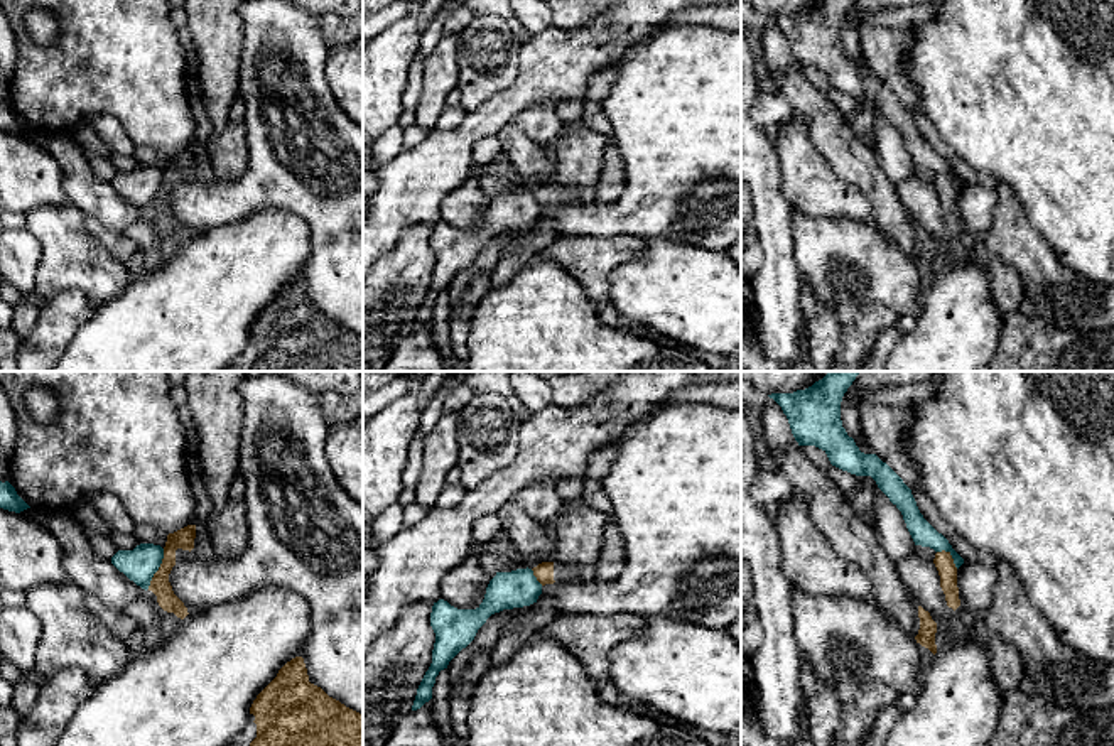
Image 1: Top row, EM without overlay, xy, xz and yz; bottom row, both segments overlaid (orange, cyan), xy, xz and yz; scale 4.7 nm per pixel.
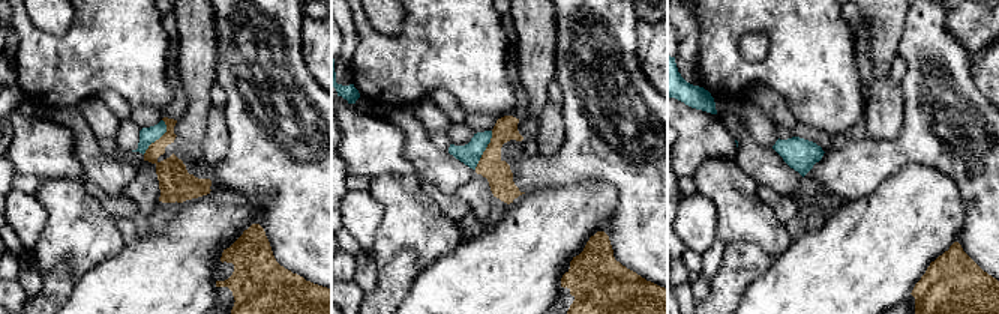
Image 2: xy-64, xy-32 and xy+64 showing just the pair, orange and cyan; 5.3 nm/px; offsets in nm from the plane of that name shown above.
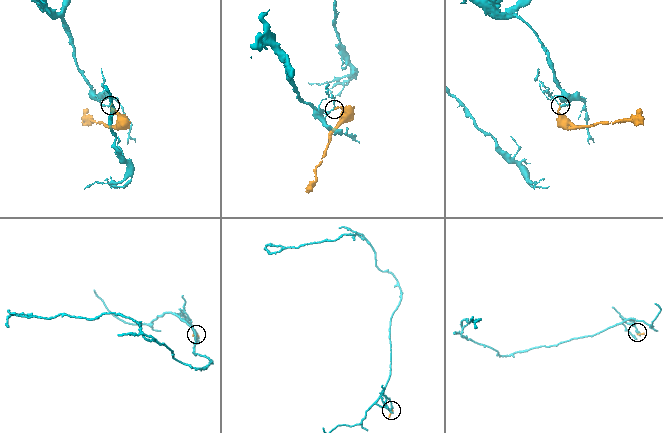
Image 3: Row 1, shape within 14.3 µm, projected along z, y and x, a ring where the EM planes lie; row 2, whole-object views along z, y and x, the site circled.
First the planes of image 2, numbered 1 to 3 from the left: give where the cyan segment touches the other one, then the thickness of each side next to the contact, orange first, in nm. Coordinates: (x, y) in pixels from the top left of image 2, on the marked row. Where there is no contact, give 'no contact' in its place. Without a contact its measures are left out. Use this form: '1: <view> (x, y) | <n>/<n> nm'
1: xy-64 (161, 137) | 170/90 nm
2: xy-32 (485, 150) | 140/120 nm
3: no contact

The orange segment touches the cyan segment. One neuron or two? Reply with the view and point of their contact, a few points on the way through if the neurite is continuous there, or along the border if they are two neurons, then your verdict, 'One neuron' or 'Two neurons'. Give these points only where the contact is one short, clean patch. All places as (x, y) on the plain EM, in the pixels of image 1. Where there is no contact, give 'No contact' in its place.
Touches orange at xy (159, 191). Boundary: xy (164, 171), (161, 188), (147, 210). Two neurons

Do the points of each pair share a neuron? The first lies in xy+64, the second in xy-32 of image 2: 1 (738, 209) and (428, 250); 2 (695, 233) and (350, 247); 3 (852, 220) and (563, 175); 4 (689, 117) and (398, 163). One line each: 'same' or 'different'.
1: same
2: different
3: different
4: same

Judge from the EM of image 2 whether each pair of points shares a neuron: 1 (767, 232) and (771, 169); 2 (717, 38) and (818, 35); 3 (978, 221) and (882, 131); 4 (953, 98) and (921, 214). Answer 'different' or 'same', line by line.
1: different
2: same
3: different
4: different

